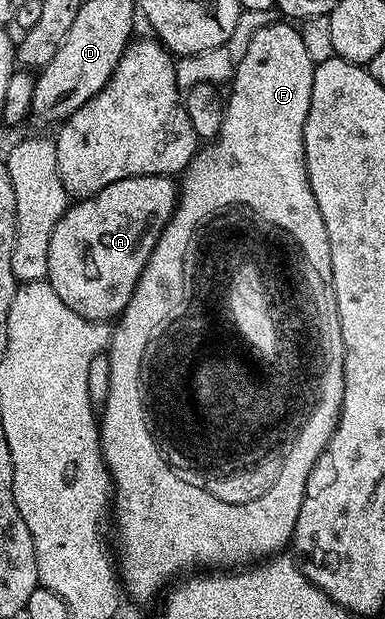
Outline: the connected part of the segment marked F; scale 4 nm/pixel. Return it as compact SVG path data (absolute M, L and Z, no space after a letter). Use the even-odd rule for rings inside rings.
M276 21L265 25L265 29L257 29L257 33L253 33L253 41L249 41L249 49L245 49L245 57L234 64L234 75L229 82L231 96L228 99L226 96L225 99L221 129L214 139L200 146L186 171L182 172L177 183L175 211L165 225L133 289L133 297L129 297L129 305L125 305L123 314L118 316L111 333L105 363L112 372L112 381L105 388L107 400L103 403L103 415L101 411L97 419L99 444L113 484L113 523L115 519L115 527L119 530L117 570L121 587L139 603L147 603L159 590L162 592L176 578L174 575L178 571L191 573L196 569L239 569L252 561L282 552L286 548L283 546L286 543L288 546L295 534L297 513L301 513L301 501L307 495L307 478L311 466L319 460L320 453L327 447L335 426L339 424L339 410L343 404L343 380L335 377L331 382L328 403L319 407L315 418L308 423L308 432L304 432L299 443L295 444L295 450L291 451L290 459L286 461L284 473L276 477L273 489L269 489L265 497L257 497L254 503L223 503L213 493L197 489L197 485L189 485L189 481L181 478L168 465L163 450L159 448L156 432L150 431L147 422L144 422L142 389L139 387L139 355L143 355L143 343L147 343L151 327L155 327L155 323L159 323L159 319L163 319L163 315L171 311L171 303L179 299L179 287L183 287L183 262L179 259L184 256L185 241L194 238L195 223L208 211L214 211L219 204L233 201L248 204L254 211L266 215L267 219L287 227L287 230L303 239L303 247L307 247L307 255L311 255L315 271L320 271L320 275L331 272L329 233L325 233L325 221L321 217L321 209L317 209L317 197L313 197L313 189L309 185L303 144L316 60L311 59L311 51L307 48L302 33L295 27L298 26L287 21Z

